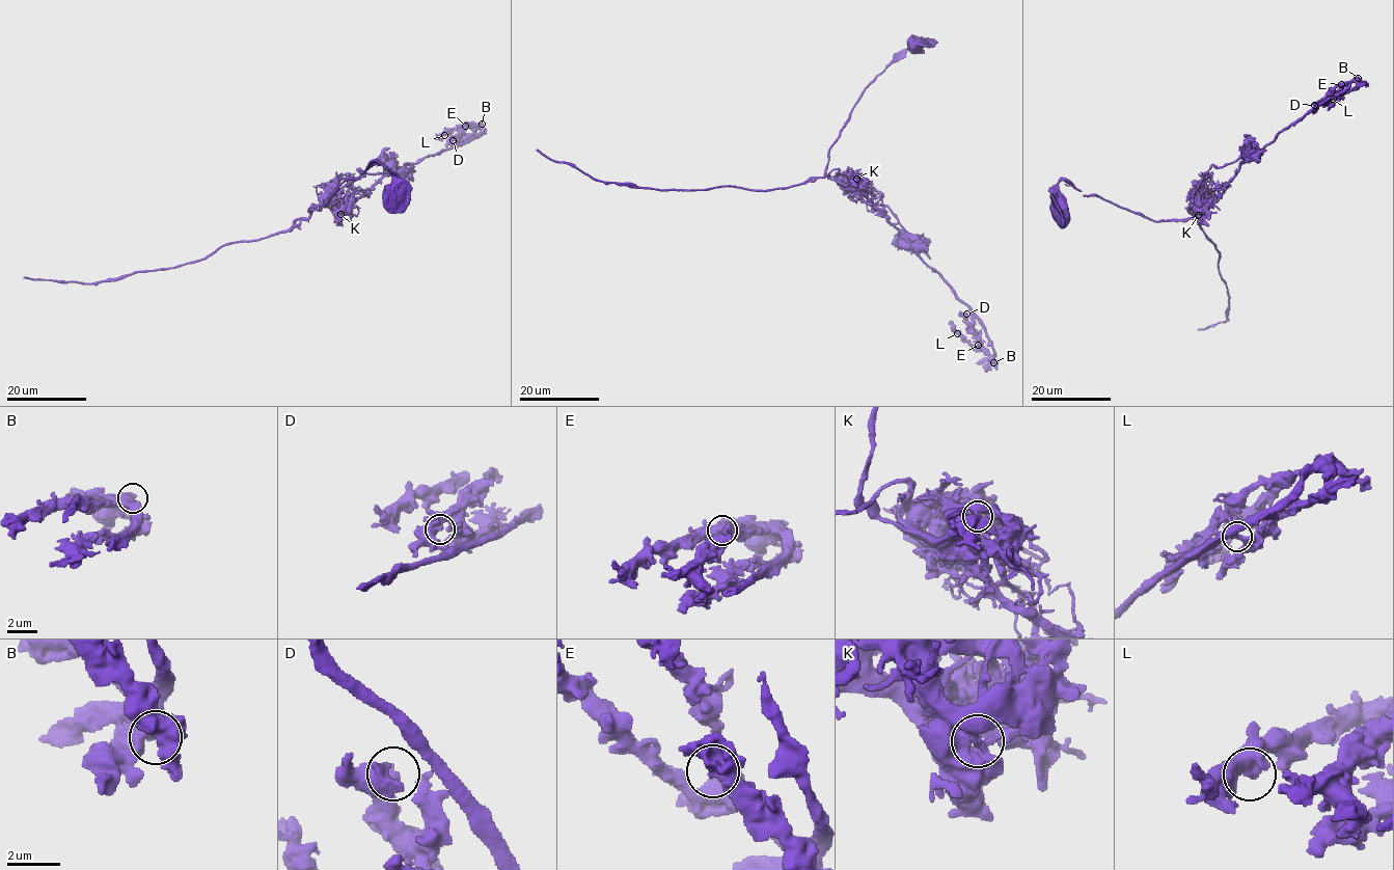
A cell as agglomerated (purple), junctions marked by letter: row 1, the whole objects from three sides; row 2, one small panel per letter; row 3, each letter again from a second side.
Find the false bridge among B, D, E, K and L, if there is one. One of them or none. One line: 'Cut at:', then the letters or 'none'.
Cut at: K

